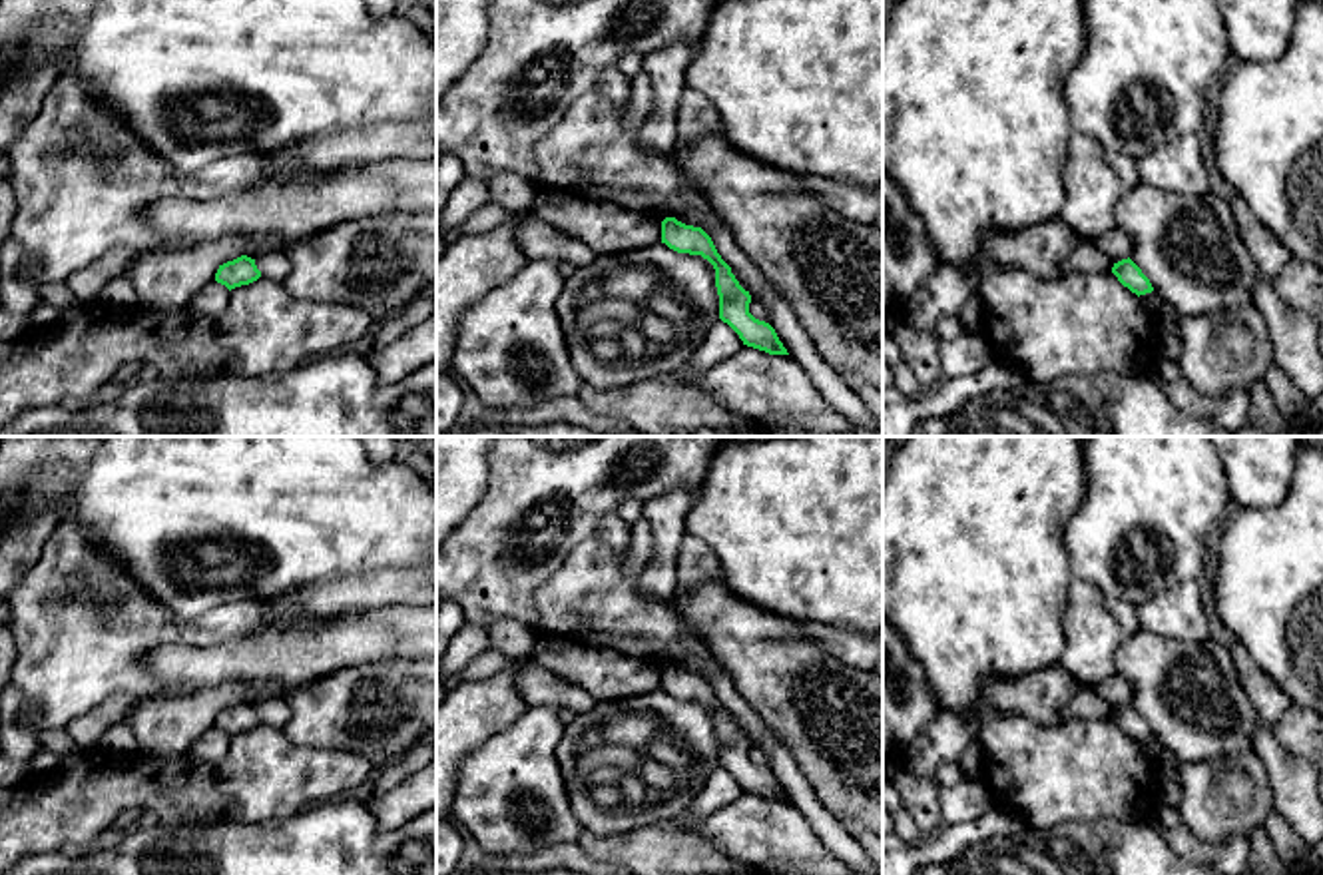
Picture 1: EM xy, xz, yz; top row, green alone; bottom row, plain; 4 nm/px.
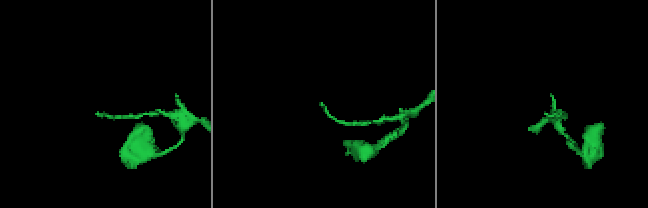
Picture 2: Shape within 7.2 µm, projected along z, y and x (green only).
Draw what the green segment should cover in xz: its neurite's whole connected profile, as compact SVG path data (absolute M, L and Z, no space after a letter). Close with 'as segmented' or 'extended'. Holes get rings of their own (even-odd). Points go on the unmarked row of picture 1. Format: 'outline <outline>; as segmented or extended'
outline M665 664L662 668L662 690L677 700L701 702L713 712L719 765L739 781L743 791L769 801L789 801L775 775L749 759L749 737L739 731L731 714L721 706L711 684L701 674L685 672L675 664Z; as segmented

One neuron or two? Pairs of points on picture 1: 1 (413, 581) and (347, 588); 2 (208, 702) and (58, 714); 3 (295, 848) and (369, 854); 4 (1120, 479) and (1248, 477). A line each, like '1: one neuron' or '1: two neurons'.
1: one neuron
2: two neurons
3: one neuron
4: two neurons

